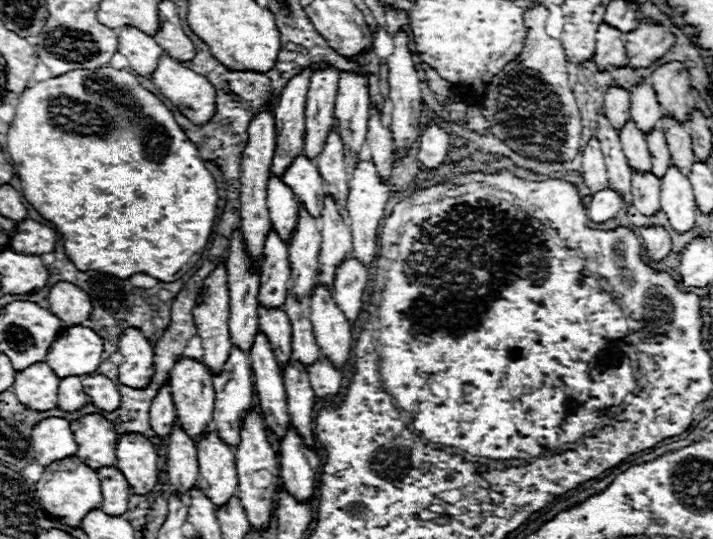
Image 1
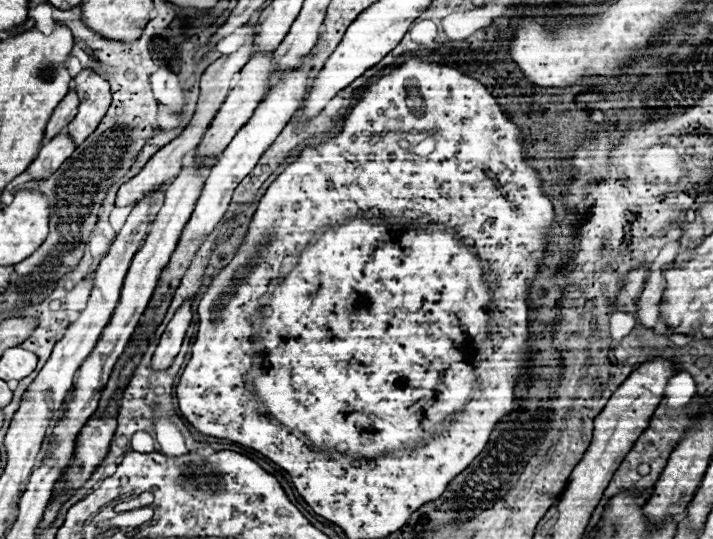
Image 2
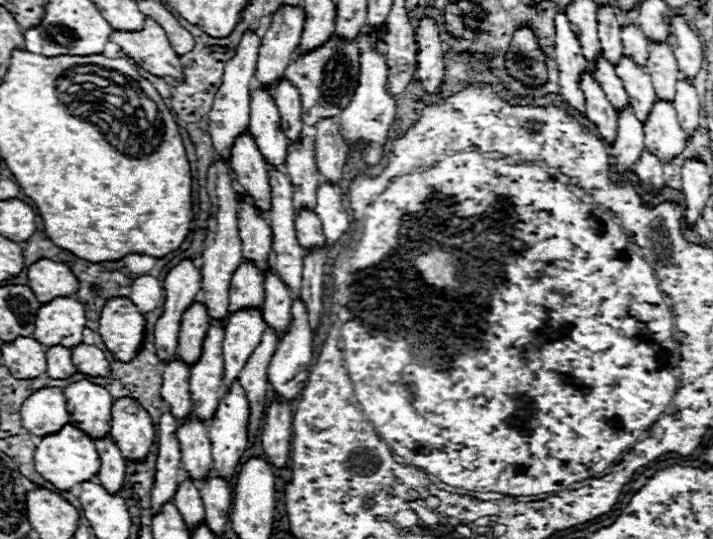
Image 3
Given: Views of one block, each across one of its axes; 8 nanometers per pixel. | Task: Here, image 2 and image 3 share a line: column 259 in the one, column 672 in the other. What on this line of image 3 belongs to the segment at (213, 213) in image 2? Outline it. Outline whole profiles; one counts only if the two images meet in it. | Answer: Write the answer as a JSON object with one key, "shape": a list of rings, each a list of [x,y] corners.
{"shape":[[[656,100],[644,124],[646,150],[652,150],[662,162],[670,162],[686,148],[686,132],[678,124],[676,110],[664,100]]]}

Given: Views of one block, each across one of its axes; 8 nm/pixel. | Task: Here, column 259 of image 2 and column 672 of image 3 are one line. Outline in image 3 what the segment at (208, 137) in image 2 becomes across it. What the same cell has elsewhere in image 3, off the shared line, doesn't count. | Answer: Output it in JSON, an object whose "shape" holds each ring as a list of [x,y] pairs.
{"shape":[[[650,44],[650,58],[646,68],[652,78],[656,96],[664,98],[666,102],[674,102],[676,82],[680,80],[680,72],[672,50],[666,44]]]}

